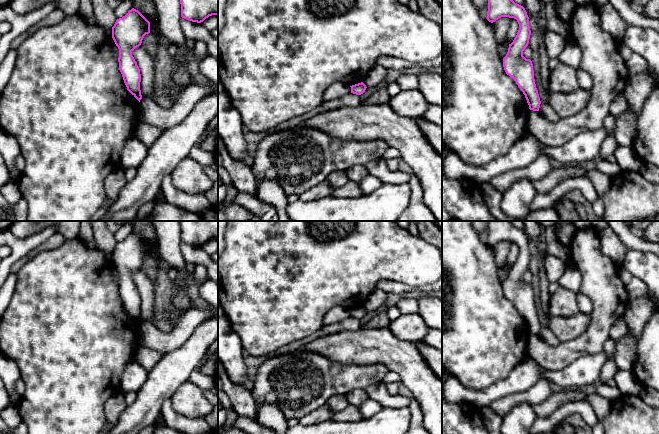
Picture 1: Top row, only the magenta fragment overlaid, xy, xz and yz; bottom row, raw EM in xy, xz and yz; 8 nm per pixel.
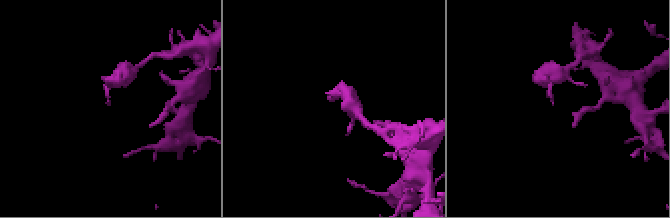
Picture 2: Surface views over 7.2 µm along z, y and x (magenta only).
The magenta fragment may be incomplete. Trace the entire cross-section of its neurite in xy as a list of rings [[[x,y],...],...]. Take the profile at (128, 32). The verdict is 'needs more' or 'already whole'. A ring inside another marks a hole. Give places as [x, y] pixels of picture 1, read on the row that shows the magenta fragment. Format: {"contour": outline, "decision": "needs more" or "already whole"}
{"contour": [[[132,8],[128,13],[116,20],[112,27],[112,38],[119,49],[119,70],[122,74],[127,90],[140,102],[142,99],[140,82],[140,69],[132,56],[132,51],[139,47],[146,34],[150,33],[150,22],[136,9]]], "decision": "already whole"}

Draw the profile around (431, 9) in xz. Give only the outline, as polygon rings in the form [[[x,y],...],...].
[[[416,0],[419,13],[437,23],[442,31],[442,6],[436,0]]]

